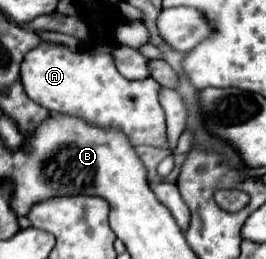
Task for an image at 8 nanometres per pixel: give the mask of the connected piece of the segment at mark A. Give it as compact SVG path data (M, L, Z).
M40 44L38 48L30 50L24 56L22 70L20 70L22 84L26 88L26 94L36 100L40 106L54 114L68 114L68 116L78 116L80 120L98 126L98 128L114 128L120 130L128 136L132 146L138 144L150 144L150 146L160 146L168 148L166 142L166 120L164 120L164 110L158 102L158 90L160 84L156 80L144 78L144 80L126 80L120 76L116 70L114 62L106 54L96 54L96 52L72 52L64 44Z

